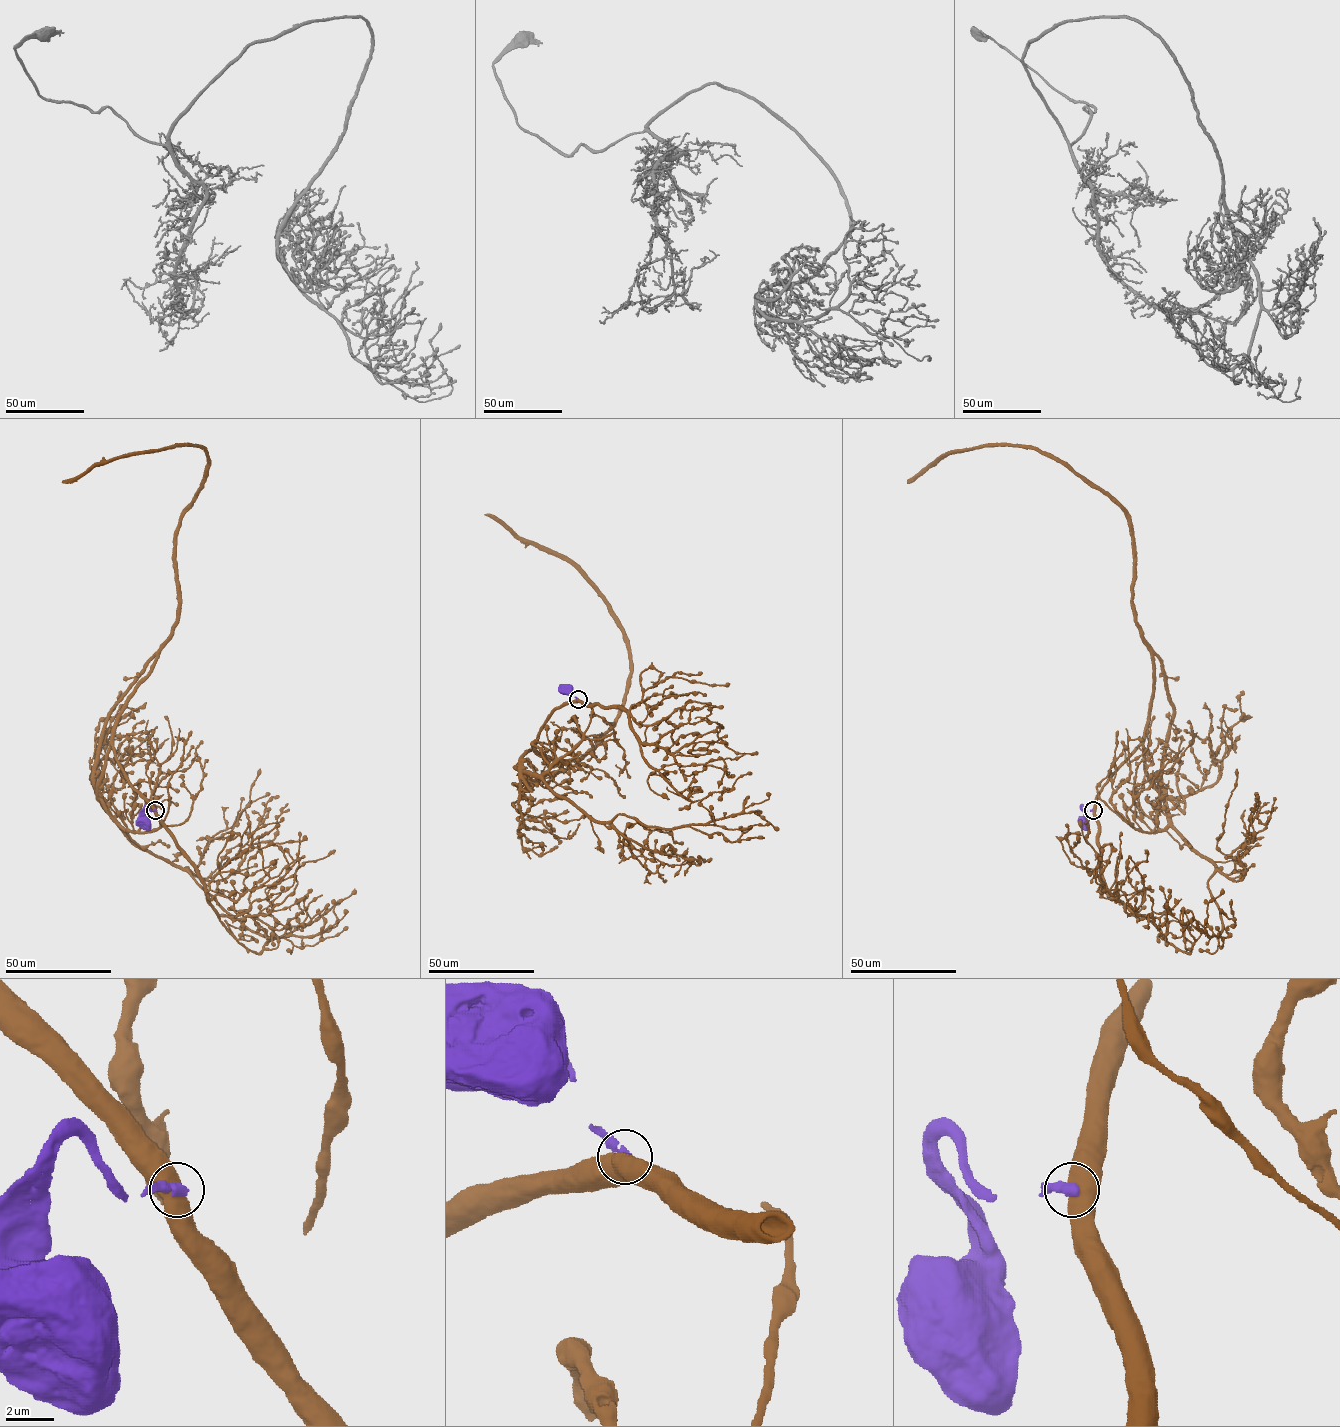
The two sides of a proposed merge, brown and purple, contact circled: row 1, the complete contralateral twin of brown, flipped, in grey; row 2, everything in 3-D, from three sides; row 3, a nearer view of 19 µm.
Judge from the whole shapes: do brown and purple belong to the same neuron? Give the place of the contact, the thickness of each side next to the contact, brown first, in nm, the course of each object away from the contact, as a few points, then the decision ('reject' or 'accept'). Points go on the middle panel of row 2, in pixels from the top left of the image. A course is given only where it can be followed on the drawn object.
(578, 699) | 550/420 nm | brown via (578, 699), (550, 715), (542, 756), (577, 759), (613, 725), (630, 670), (624, 630), (569, 562), (484, 515) | purple via (578, 699), (568, 688), (564, 691), (565, 689) | reject

